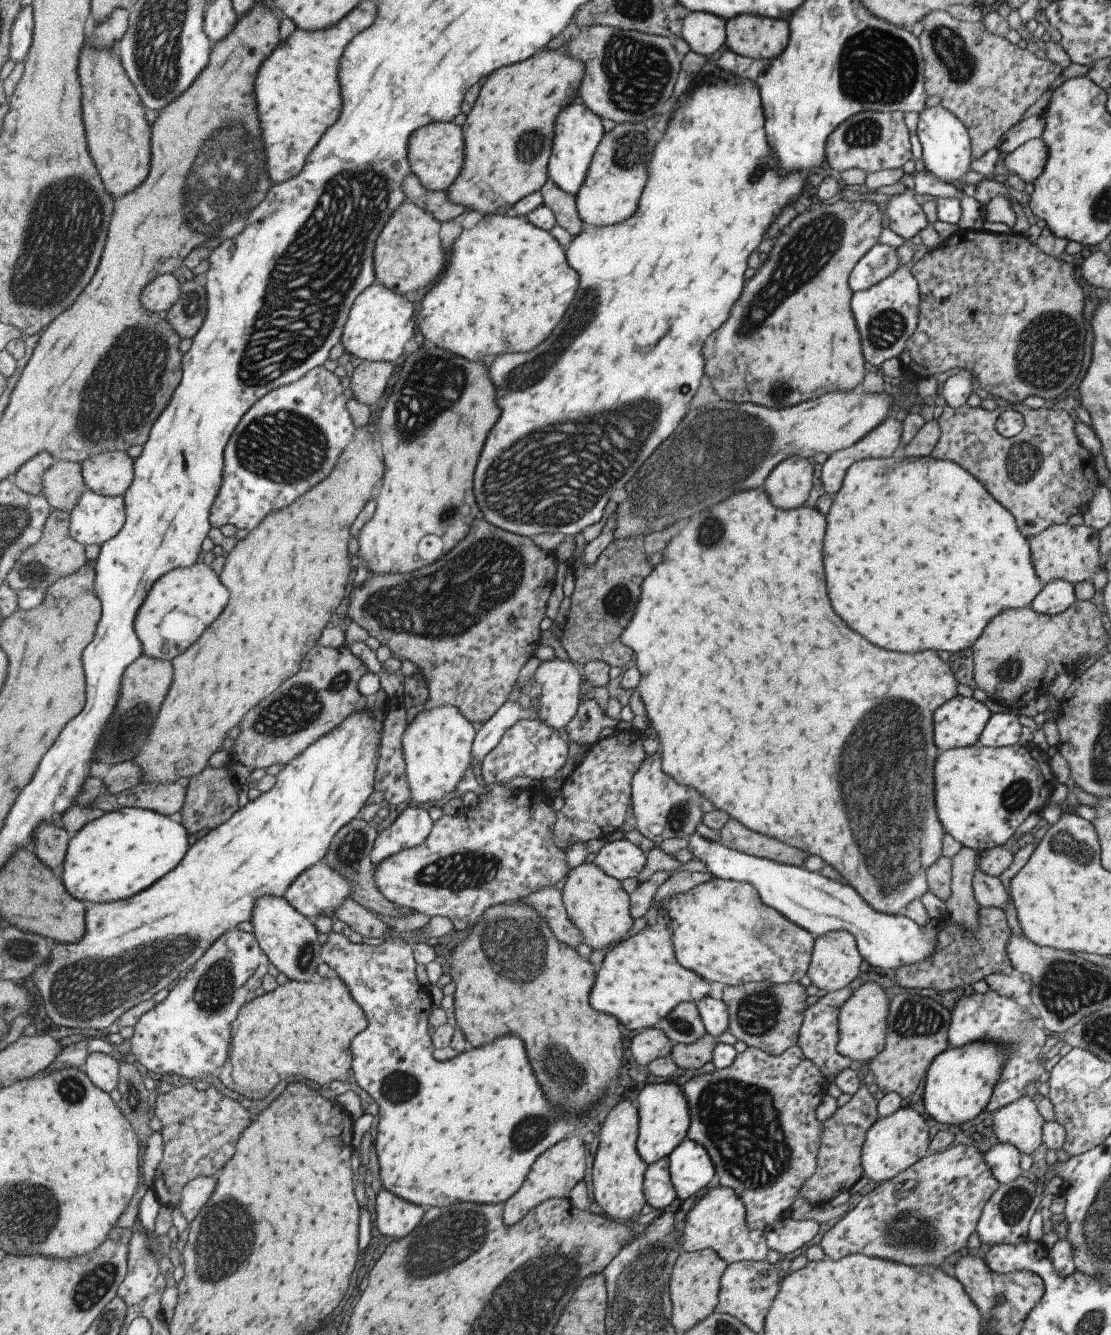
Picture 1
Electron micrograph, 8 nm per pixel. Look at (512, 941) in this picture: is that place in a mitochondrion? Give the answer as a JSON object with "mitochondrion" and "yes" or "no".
{"mitochondrion":"yes"}

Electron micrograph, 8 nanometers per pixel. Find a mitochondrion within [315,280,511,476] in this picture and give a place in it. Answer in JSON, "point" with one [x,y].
{"point":[419,403]}

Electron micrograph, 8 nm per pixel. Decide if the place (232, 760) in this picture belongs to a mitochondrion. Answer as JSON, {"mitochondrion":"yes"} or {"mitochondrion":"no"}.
{"mitochondrion":"no"}

